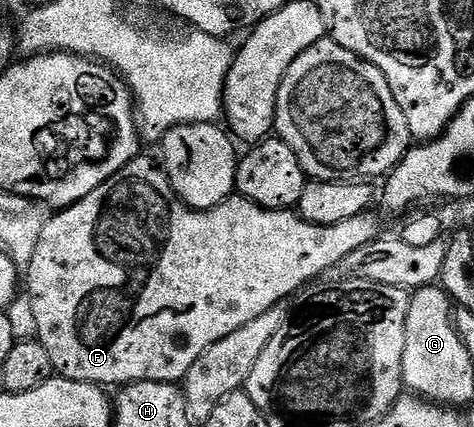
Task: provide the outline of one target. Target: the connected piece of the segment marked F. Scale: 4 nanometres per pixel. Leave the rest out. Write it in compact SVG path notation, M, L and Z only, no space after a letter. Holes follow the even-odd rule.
M141 154L135 160L131 160L118 174L114 174L98 190L86 194L77 204L69 208L57 211L48 216L48 222L42 230L42 238L38 238L38 246L34 248L34 258L28 263L26 275L28 275L27 299L34 306L34 318L38 322L35 339L46 346L46 354L50 354L52 371L57 377L65 380L77 380L83 384L95 384L97 386L123 386L125 384L137 384L138 382L158 382L159 384L176 384L183 381L185 374L214 346L214 342L222 342L226 334L234 334L246 322L258 318L258 314L266 314L274 306L284 304L287 296L295 297L301 290L307 289L311 280L320 280L330 266L338 266L346 254L354 254L354 250L362 250L372 240L381 235L380 224L372 217L371 211L358 214L354 218L346 218L346 222L334 222L334 226L322 226L300 217L299 211L268 210L259 208L254 202L250 202L245 196L233 194L205 212L197 212L182 203L176 196L176 191L170 186L168 175L163 167L152 160L147 160L147 155ZM168 212L168 237L164 240L164 215Z

